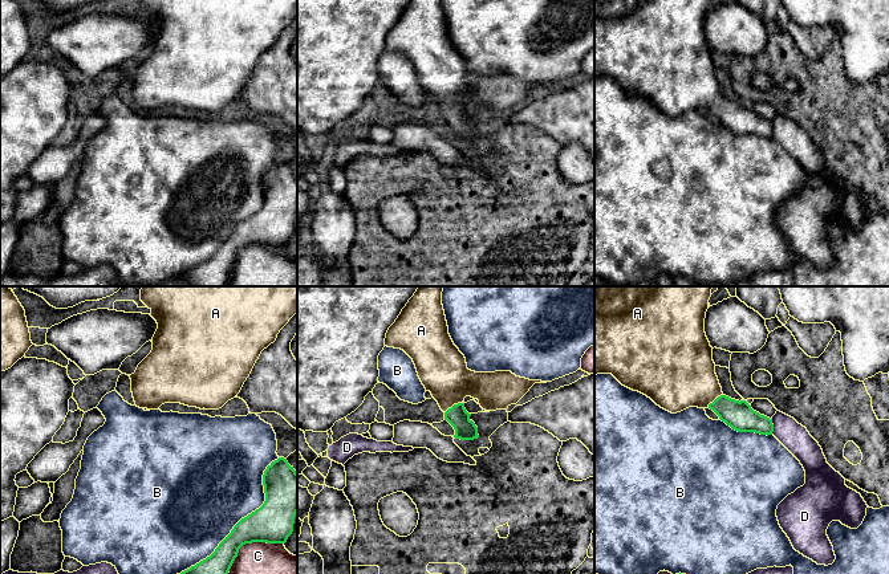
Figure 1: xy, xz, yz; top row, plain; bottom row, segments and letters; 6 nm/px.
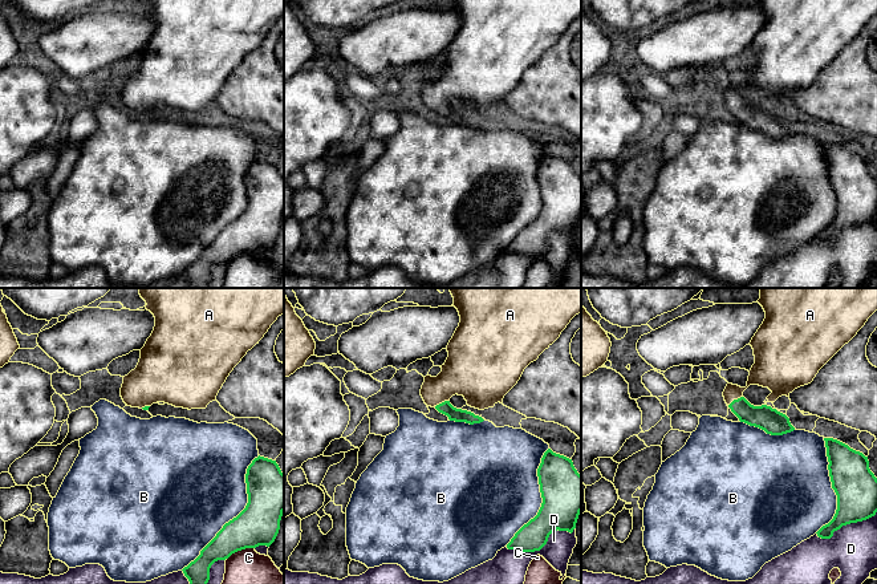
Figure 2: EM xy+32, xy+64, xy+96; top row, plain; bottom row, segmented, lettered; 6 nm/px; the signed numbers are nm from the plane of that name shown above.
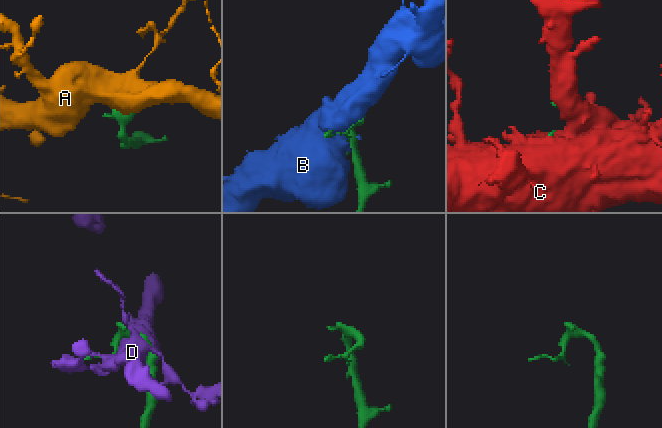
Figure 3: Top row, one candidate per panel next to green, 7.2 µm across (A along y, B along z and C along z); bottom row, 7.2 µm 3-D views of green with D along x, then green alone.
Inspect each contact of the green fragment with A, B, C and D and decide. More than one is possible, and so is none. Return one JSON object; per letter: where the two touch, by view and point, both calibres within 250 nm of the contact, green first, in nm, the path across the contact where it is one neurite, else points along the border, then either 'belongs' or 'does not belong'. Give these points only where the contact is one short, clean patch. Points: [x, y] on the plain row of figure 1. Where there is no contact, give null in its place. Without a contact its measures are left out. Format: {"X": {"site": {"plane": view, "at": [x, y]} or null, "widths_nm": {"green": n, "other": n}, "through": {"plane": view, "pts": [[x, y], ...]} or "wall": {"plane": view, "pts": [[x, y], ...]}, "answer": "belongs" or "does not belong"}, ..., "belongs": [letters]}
{"A": {"site": {"plane": "xz", "at": [454, 108]}, "widths_nm": {"green": 130, "other": 300}, "through": {"plane": "xz", "pts": [[465, 131], [454, 114], [454, 108], [442, 72]]}, "answer": "belongs"}, "B": {"site": {"plane": "xy", "at": [244, 220]}, "widths_nm": {"green": 240, "other": 500}, "answer": "does not belong"}, "C": {"site": {"plane": "xy", "at": [250, 245]}, "widths_nm": {"green": 240, "other": 440}, "answer": "does not belong"}, "D": {"site": {"plane": "yz", "at": [772, 130]}, "widths_nm": {"green": 170, "other": 170}, "answer": "does not belong"}, "belongs": ["A"]}

